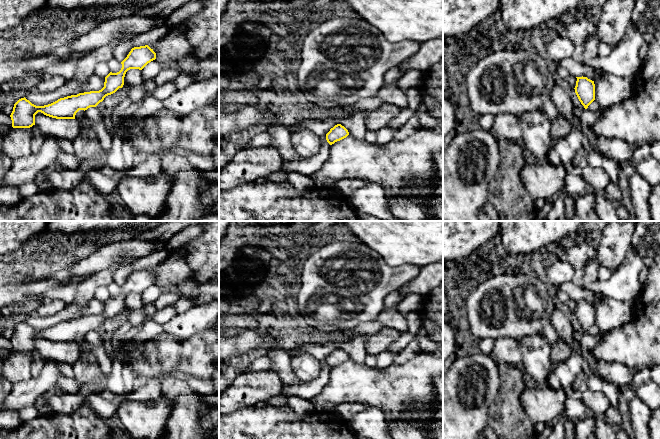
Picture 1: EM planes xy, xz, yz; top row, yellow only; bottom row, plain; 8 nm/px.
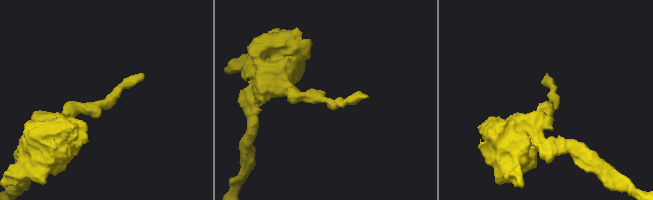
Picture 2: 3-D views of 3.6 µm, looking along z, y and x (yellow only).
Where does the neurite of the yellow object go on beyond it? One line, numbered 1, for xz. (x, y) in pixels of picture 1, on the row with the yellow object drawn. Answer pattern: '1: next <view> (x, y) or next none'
1: next none

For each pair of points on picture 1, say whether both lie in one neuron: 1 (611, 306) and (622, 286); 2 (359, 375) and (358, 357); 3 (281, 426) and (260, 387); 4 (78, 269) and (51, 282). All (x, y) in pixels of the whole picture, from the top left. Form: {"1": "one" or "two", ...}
{"1": "two", "2": "two", "3": "two", "4": "two"}

